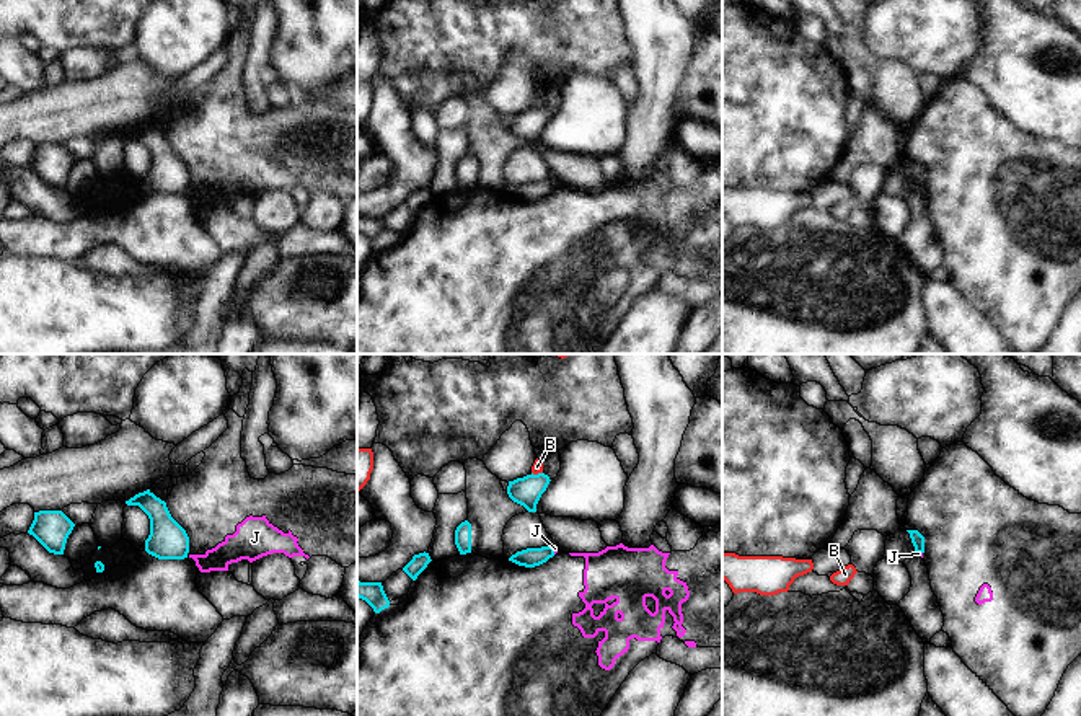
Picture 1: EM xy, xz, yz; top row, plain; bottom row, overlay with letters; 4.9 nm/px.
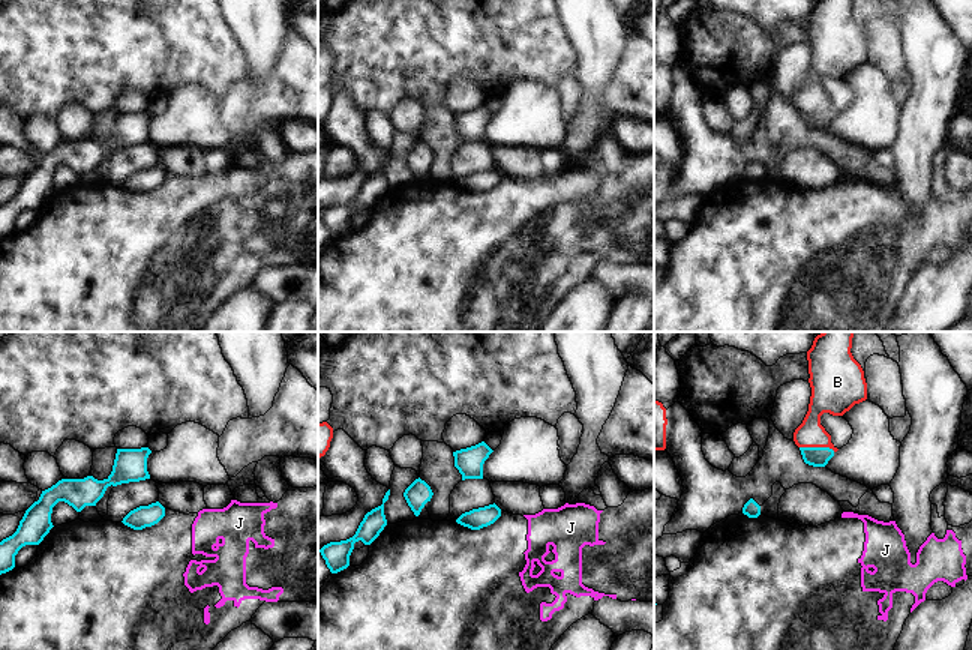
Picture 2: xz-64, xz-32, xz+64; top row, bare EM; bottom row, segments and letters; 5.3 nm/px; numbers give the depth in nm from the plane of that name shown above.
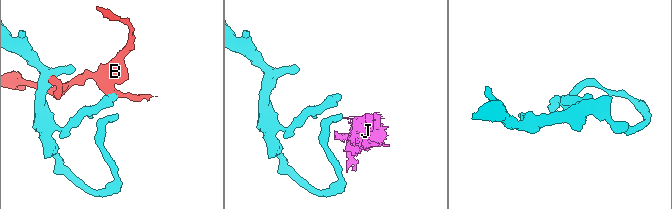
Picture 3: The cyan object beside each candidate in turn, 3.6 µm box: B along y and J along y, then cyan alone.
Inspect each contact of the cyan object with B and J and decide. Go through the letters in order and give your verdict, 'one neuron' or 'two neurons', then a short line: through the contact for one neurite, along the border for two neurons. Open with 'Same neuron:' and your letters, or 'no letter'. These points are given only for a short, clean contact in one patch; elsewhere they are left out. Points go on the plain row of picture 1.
Same neuron: no letter
B: two neurons; line xz (532, 106), (542, 108)
J: two neurons; line xz (553, 183), (555, 188)

